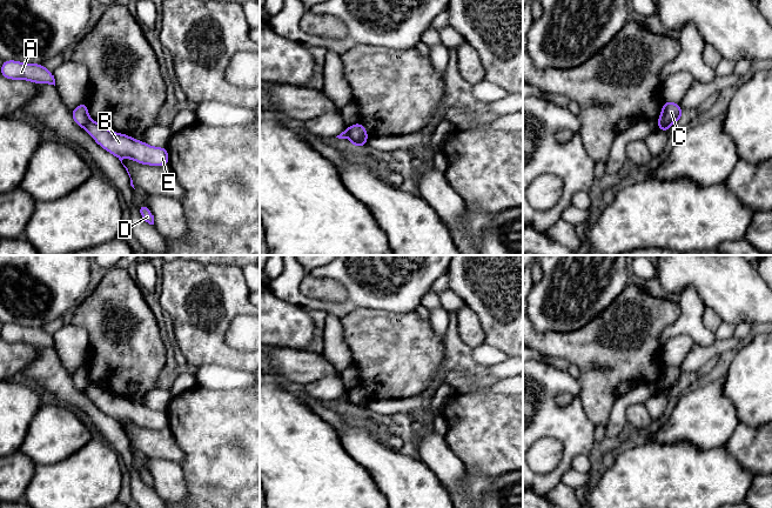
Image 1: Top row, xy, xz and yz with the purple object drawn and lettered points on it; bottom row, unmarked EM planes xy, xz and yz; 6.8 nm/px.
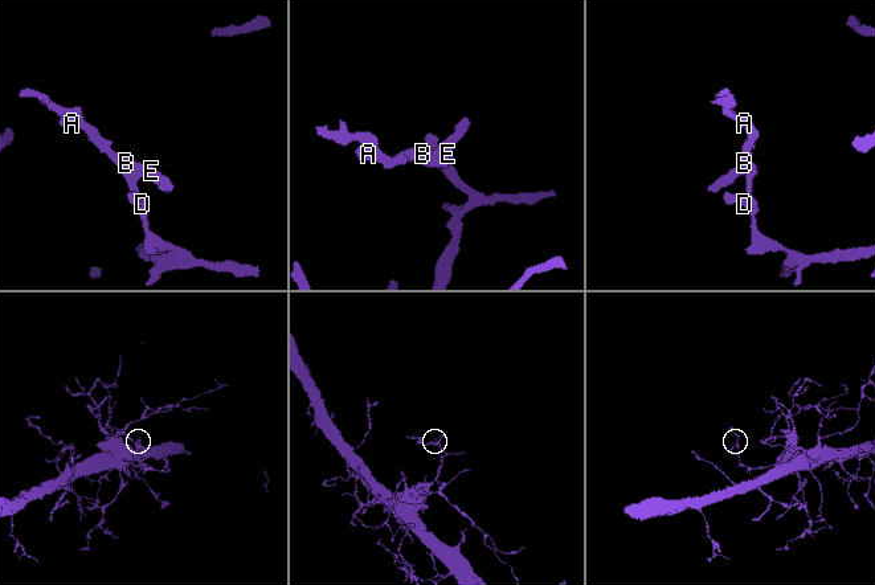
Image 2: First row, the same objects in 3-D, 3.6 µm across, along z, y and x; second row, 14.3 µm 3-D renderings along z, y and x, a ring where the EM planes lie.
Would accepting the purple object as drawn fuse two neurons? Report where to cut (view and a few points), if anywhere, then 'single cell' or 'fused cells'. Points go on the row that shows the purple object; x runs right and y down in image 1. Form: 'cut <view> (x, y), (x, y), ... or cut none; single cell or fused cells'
cut yz (658, 124), (670, 125); fused cells

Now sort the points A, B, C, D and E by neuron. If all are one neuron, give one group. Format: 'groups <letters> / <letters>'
groups A C / B D E

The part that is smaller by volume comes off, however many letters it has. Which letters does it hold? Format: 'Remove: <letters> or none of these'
Remove: A, C

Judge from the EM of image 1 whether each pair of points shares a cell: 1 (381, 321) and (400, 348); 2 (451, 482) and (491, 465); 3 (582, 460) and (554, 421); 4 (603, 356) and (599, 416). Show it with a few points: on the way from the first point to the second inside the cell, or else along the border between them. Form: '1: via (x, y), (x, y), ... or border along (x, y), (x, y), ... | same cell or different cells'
1: via (381, 328), (393, 341) | same cell
2: border along (449, 446), (465, 469) | different cells
3: border along (586, 454), (577, 454), (570, 467) | different cells
4: via (613, 371), (599, 385), (599, 401) | same cell

